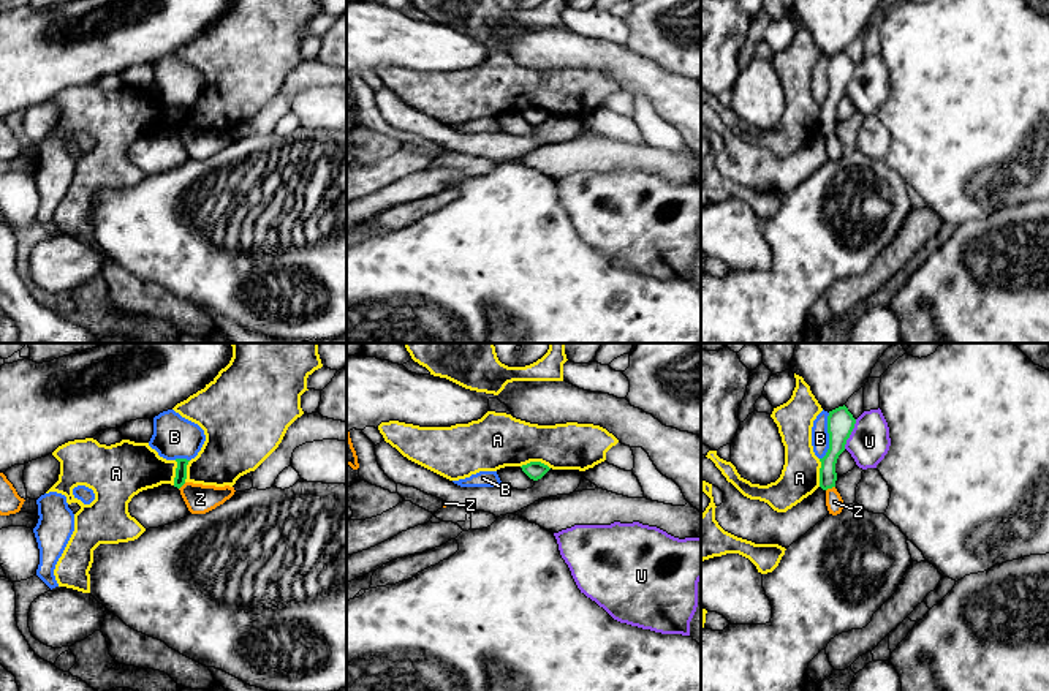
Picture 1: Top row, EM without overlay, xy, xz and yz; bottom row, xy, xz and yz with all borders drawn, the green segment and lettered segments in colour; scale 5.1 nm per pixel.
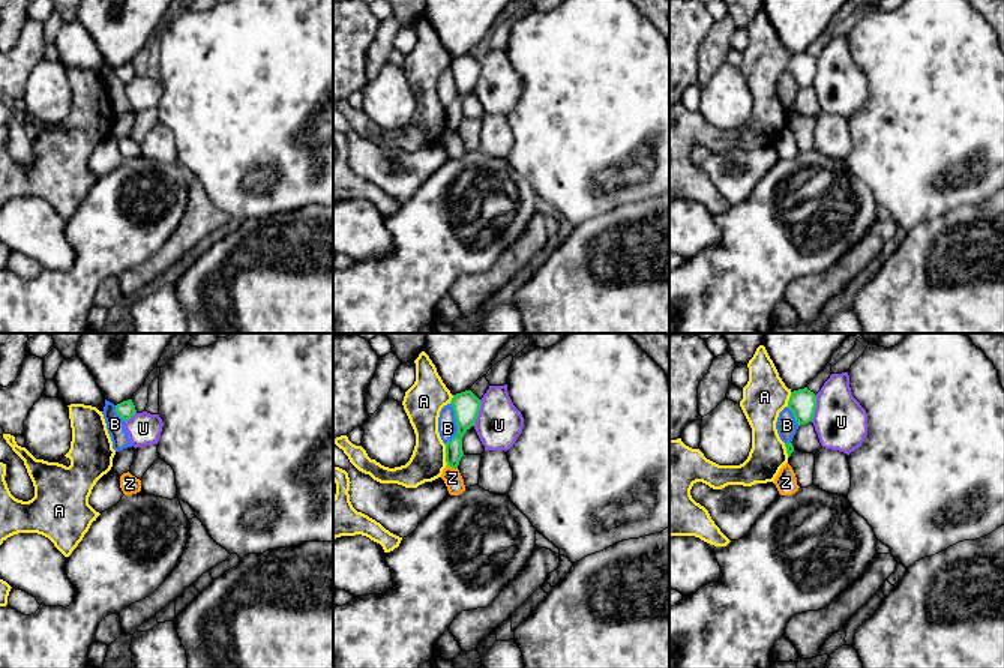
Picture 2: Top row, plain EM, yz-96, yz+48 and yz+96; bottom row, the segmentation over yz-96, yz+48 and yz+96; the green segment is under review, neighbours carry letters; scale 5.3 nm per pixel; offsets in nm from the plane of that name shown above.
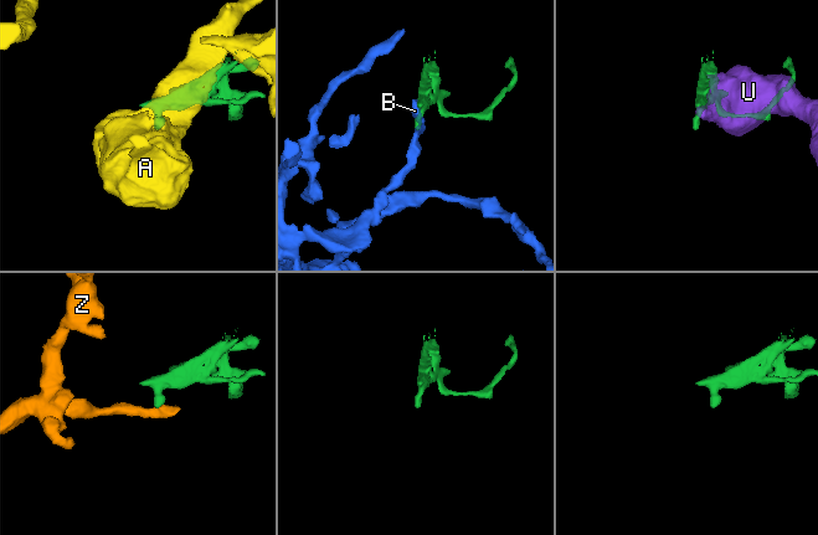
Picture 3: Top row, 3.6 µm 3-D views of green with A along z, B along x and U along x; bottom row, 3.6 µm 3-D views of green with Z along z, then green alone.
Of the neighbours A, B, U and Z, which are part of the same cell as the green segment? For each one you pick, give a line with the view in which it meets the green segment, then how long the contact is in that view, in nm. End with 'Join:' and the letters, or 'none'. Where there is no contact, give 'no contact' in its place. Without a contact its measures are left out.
Join: none

